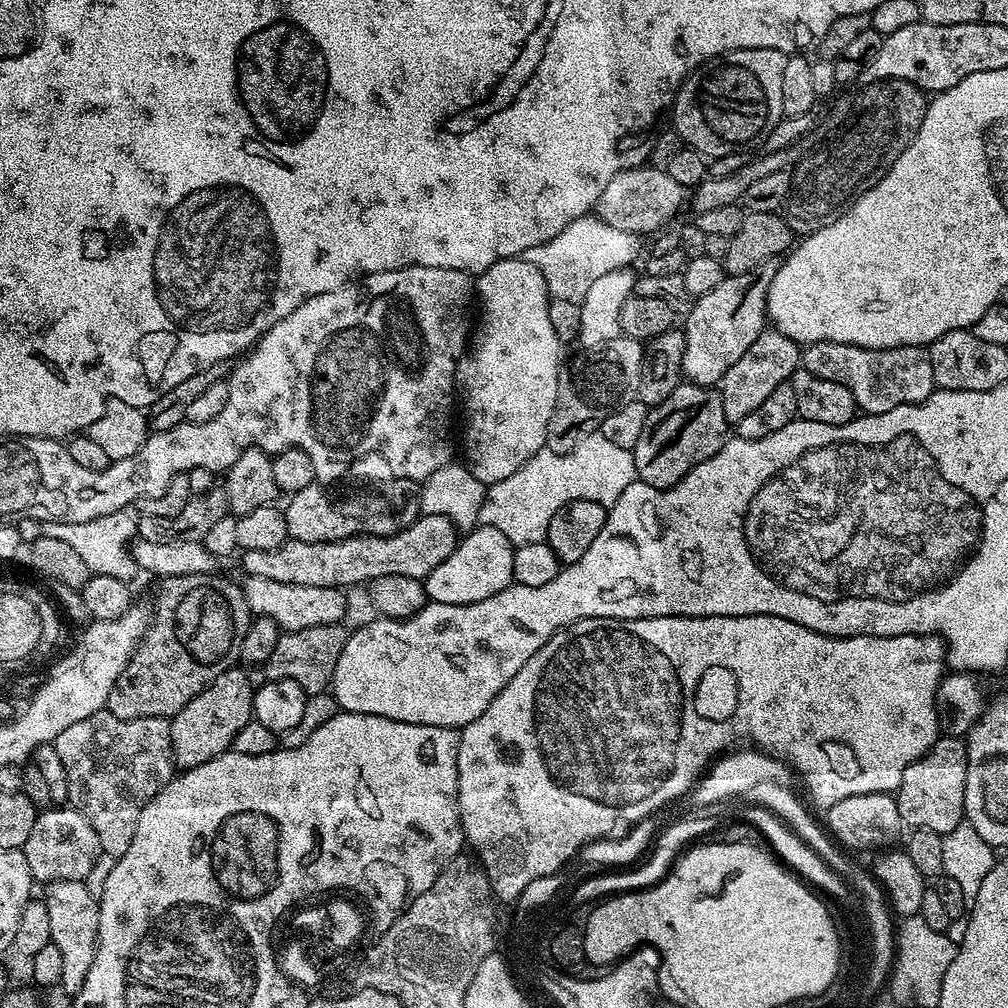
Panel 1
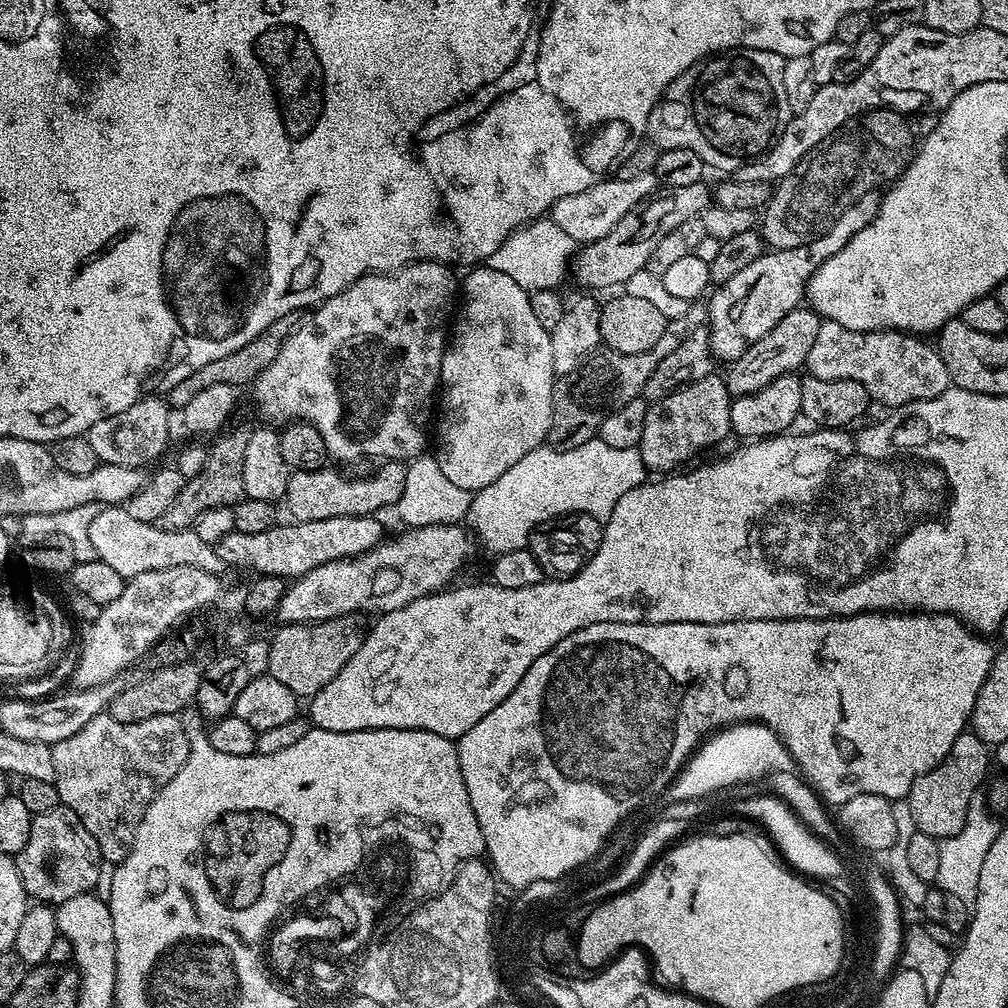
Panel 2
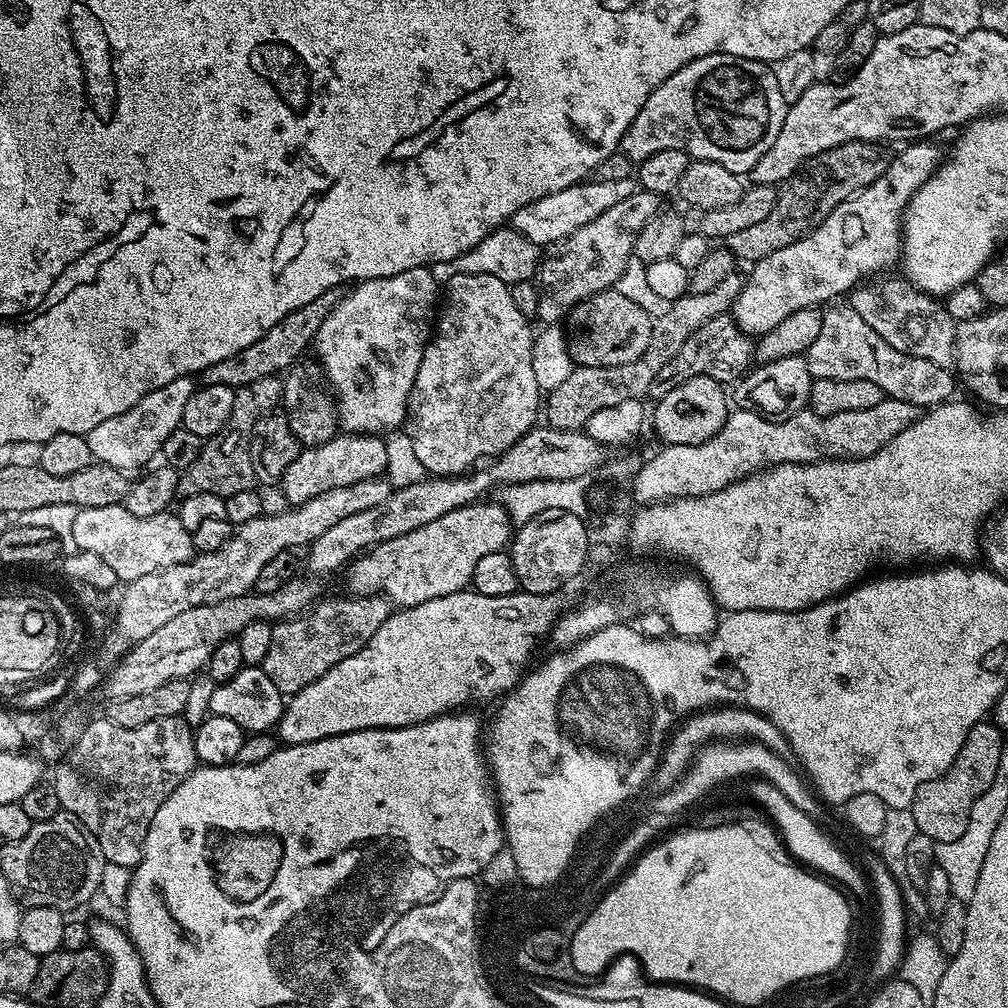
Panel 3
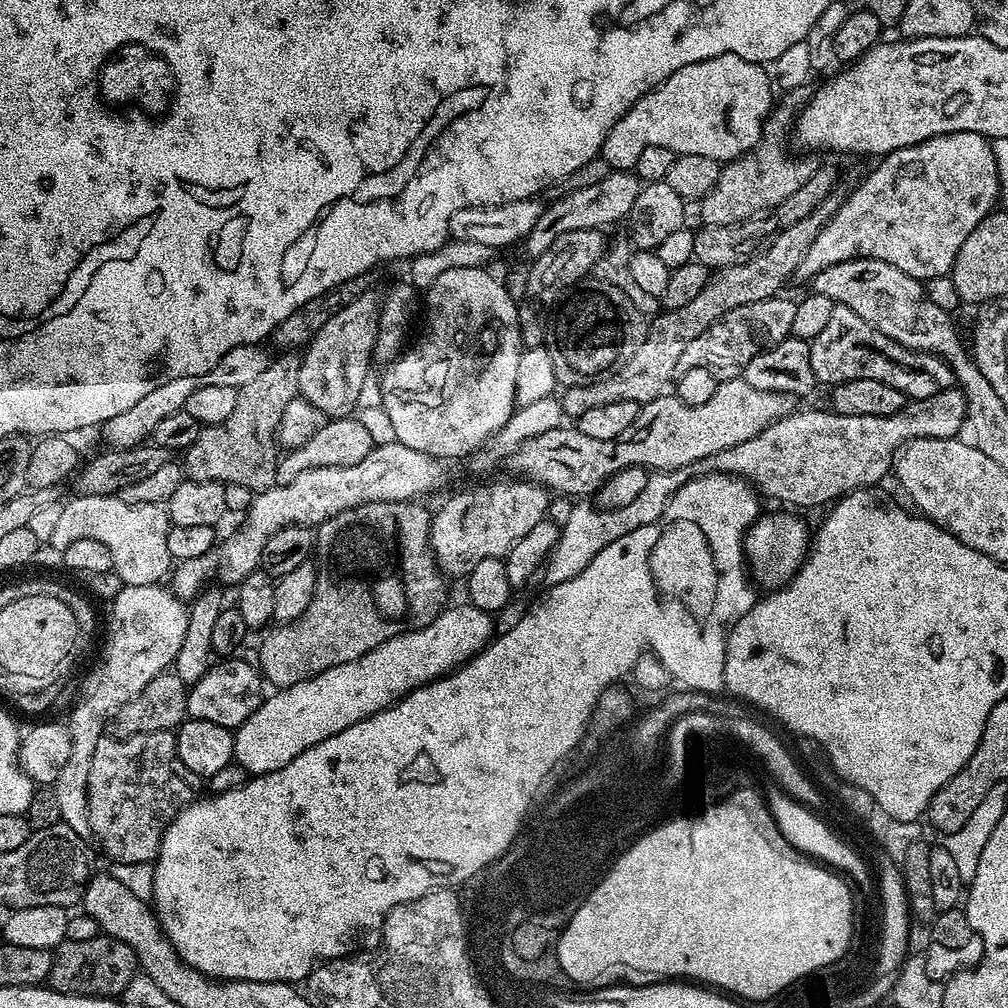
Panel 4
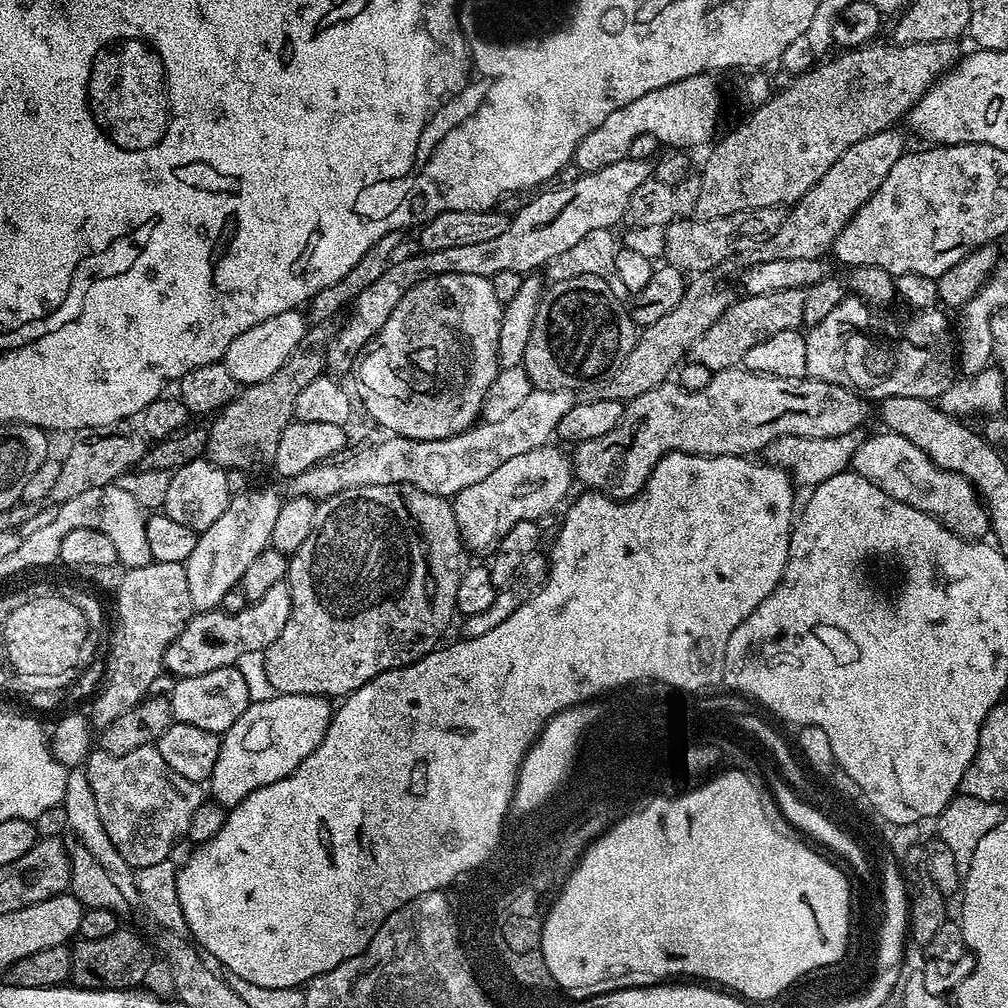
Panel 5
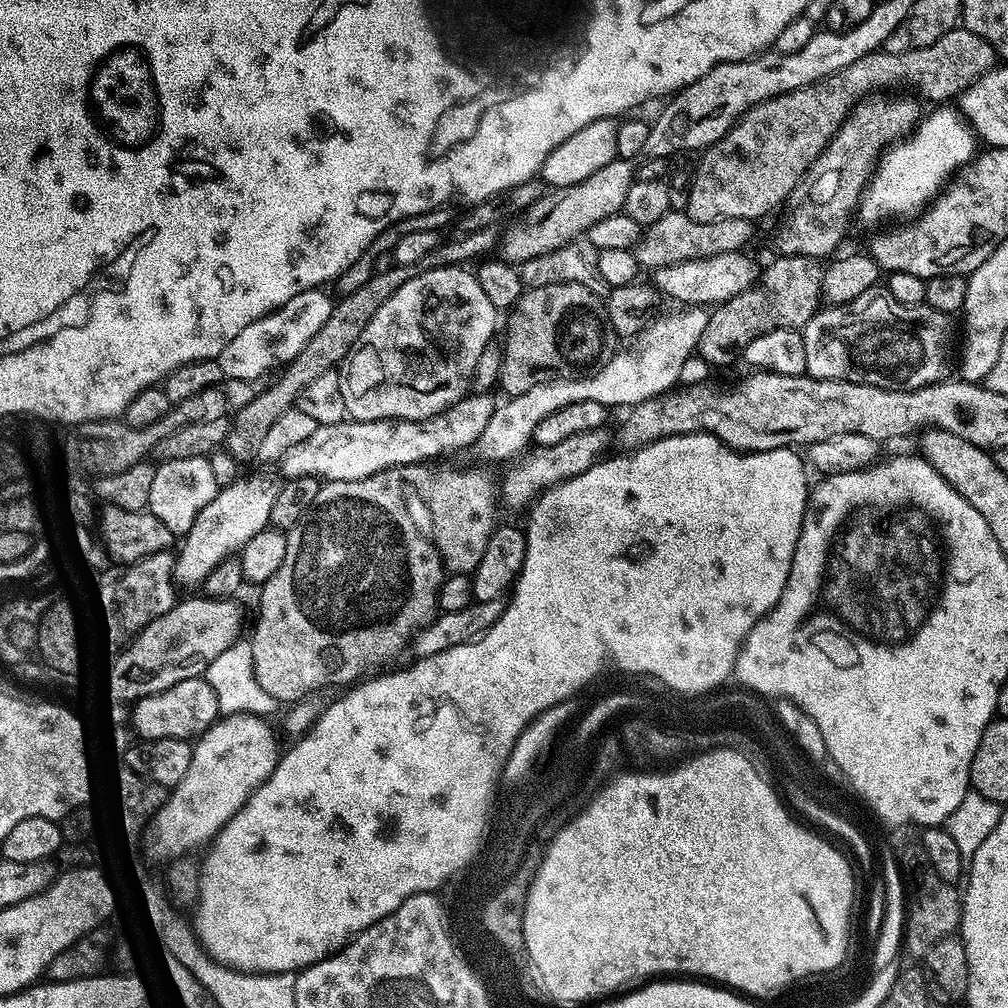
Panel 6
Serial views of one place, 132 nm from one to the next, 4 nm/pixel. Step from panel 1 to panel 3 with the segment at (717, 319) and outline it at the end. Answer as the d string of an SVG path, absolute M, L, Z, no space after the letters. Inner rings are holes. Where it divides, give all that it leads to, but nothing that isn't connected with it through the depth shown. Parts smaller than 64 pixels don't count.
M912 142L909 148L904 148L895 157L891 157L888 169L886 169L881 176L878 177L874 182L870 182L870 186L866 186L859 192L854 198L850 198L846 202L842 202L842 206L838 206L830 215L825 218L818 227L816 227L813 232L806 234L798 242L790 242L790 246L782 246L782 250L774 250L774 254L770 254L766 258L755 261L751 265L752 273L747 273L746 279L744 281L744 289L738 294L738 298L733 302L730 309L730 315L733 320L736 321L736 325L742 329L742 331L747 332L749 336L753 338L759 338L765 336L770 330L774 330L774 326L778 326L778 322L783 322L784 319L790 318L790 314L794 314L794 310L806 310L807 308L815 308L817 306L827 305L829 302L827 300L832 300L835 296L840 296L843 294L851 293L852 289L857 287L861 283L860 276L868 276L871 272L880 272L883 268L888 268L892 263L899 261L902 256L902 225L904 223L904 211L908 209L908 203L912 200L912 195L919 190L922 185L930 177L932 173L940 167L942 163L942 155L938 149L932 145L932 142Z

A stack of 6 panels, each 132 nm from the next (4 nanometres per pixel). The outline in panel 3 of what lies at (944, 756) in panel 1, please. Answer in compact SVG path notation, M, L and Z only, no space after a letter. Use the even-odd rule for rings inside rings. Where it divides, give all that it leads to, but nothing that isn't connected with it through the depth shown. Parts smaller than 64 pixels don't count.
M981 722L972 727L962 750L958 750L958 758L954 758L954 762L941 776L918 786L914 794L911 811L919 835L935 840L937 844L962 838L966 822L970 822L970 810L974 802L986 794L990 782L994 782L994 774L998 774L998 762L1005 746L1005 733L995 724Z

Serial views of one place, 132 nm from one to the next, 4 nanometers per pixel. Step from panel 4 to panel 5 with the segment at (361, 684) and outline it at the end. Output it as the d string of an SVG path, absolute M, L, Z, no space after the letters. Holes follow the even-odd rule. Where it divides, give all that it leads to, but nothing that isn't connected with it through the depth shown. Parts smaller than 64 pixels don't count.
M272 694L269 697L269 700L260 700L257 704L256 701L249 703L248 709L234 722L234 726L230 726L228 731L223 733L218 762L214 762L210 777L211 799L217 804L235 806L243 802L254 790L286 778L319 746L326 734L334 708L333 705L328 705L331 703L325 697L310 694Z

